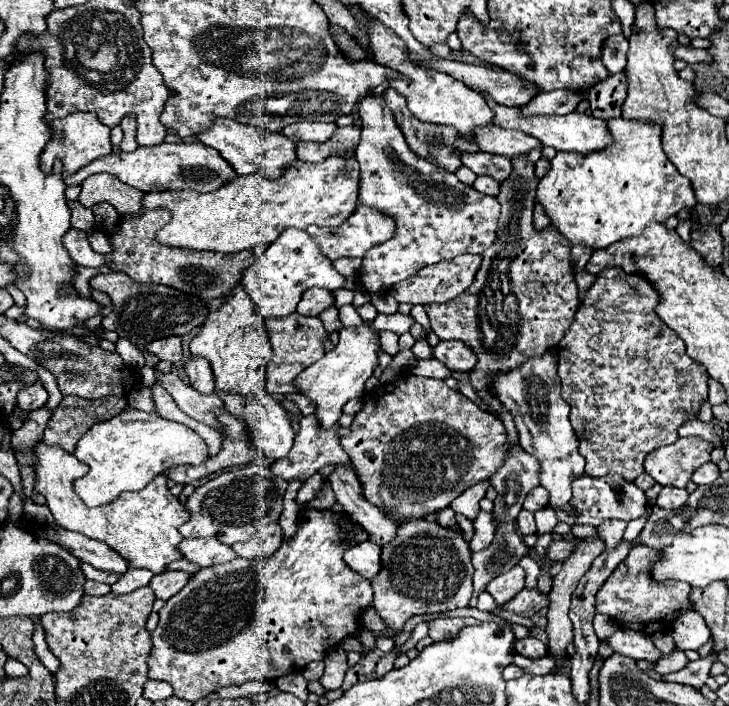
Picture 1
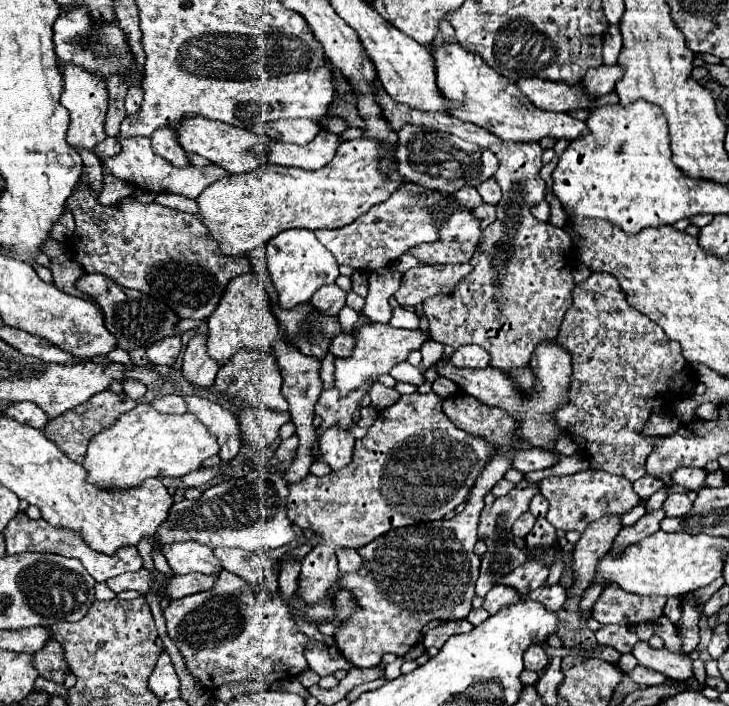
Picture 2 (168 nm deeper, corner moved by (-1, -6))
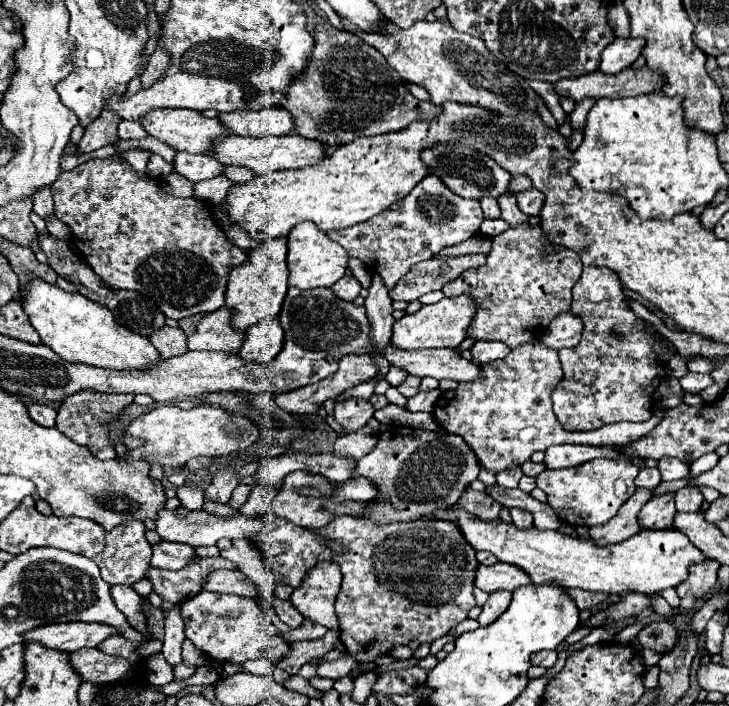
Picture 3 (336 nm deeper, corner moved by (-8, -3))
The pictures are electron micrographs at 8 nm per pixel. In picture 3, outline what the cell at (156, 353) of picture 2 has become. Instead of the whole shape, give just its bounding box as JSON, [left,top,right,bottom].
[150,327,188,359]

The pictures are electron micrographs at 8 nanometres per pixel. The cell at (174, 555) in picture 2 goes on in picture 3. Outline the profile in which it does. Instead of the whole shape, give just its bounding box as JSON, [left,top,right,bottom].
[150,541,196,569]

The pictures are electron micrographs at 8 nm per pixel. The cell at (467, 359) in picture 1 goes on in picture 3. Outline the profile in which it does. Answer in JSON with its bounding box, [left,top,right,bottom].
[470,341,510,365]

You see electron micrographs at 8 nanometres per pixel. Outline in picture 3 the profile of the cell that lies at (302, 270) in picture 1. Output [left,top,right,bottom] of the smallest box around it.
[288,221,348,289]

